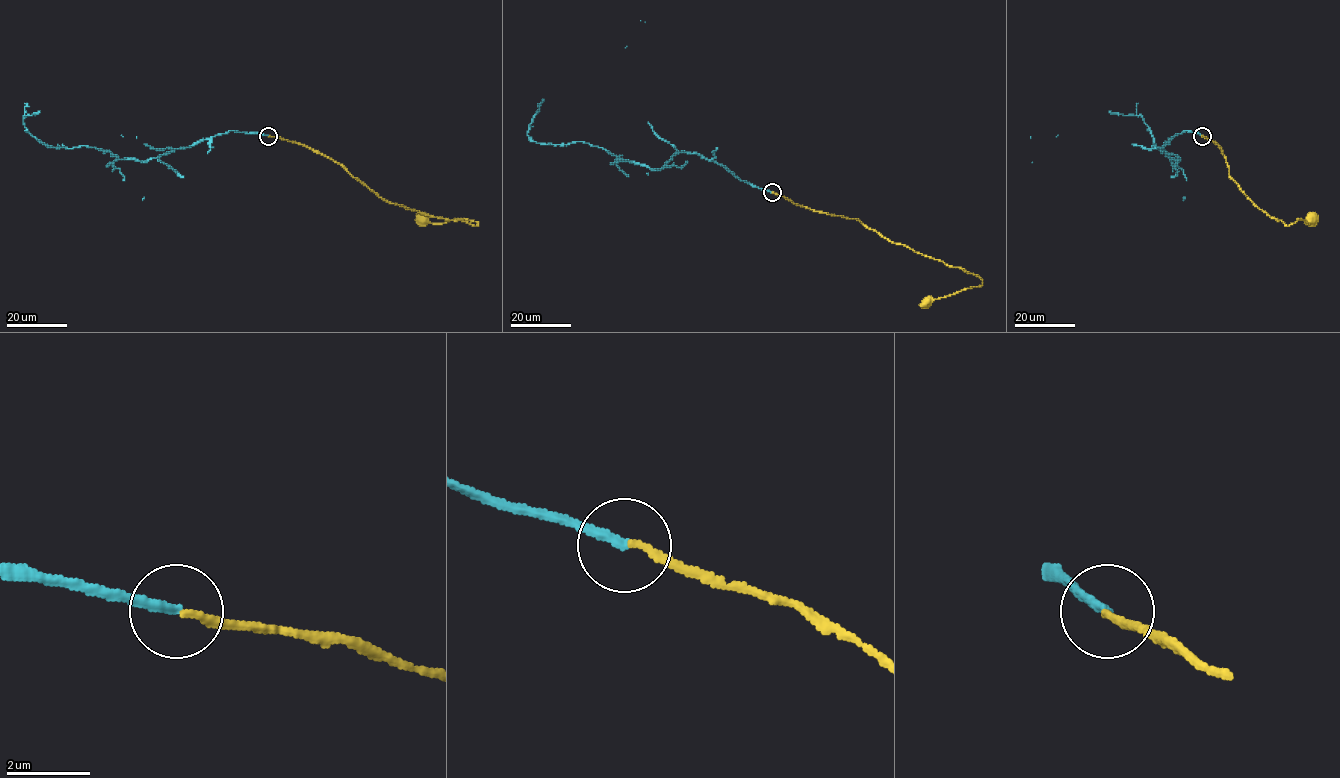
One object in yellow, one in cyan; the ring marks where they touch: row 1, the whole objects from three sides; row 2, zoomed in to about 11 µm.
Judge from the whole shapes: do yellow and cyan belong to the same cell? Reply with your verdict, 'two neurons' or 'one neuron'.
two neurons

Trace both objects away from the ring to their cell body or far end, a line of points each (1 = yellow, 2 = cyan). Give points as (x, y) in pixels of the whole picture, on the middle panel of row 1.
1: (772, 192), (816, 211), (857, 219), (895, 243), (948, 266), (961, 267), (982, 282), (980, 285), (926, 302)
2: (772, 192), (696, 153), (677, 152), (651, 170), (582, 142), (531, 140), (530, 124), (544, 99)

